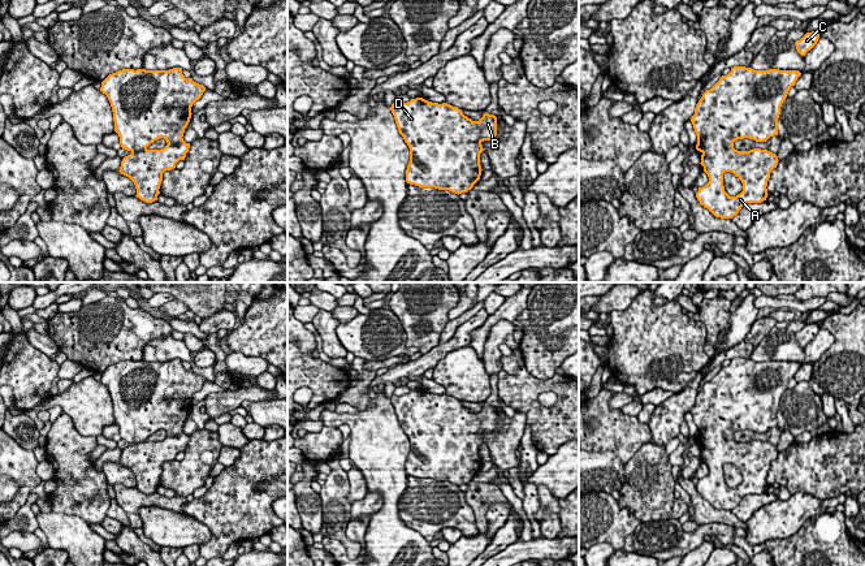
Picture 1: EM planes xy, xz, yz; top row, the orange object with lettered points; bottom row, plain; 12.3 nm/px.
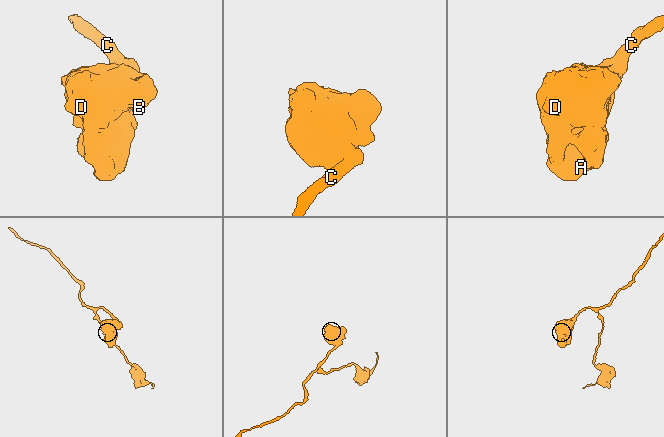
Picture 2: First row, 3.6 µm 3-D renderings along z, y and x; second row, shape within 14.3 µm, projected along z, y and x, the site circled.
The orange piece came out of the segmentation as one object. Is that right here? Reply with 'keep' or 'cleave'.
keep

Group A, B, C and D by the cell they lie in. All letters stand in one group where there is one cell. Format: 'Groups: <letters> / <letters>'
Groups: A B C D

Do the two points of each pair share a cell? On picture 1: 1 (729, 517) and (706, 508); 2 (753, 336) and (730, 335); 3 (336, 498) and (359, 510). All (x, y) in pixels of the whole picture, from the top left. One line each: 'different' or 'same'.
1: same
2: different
3: different

